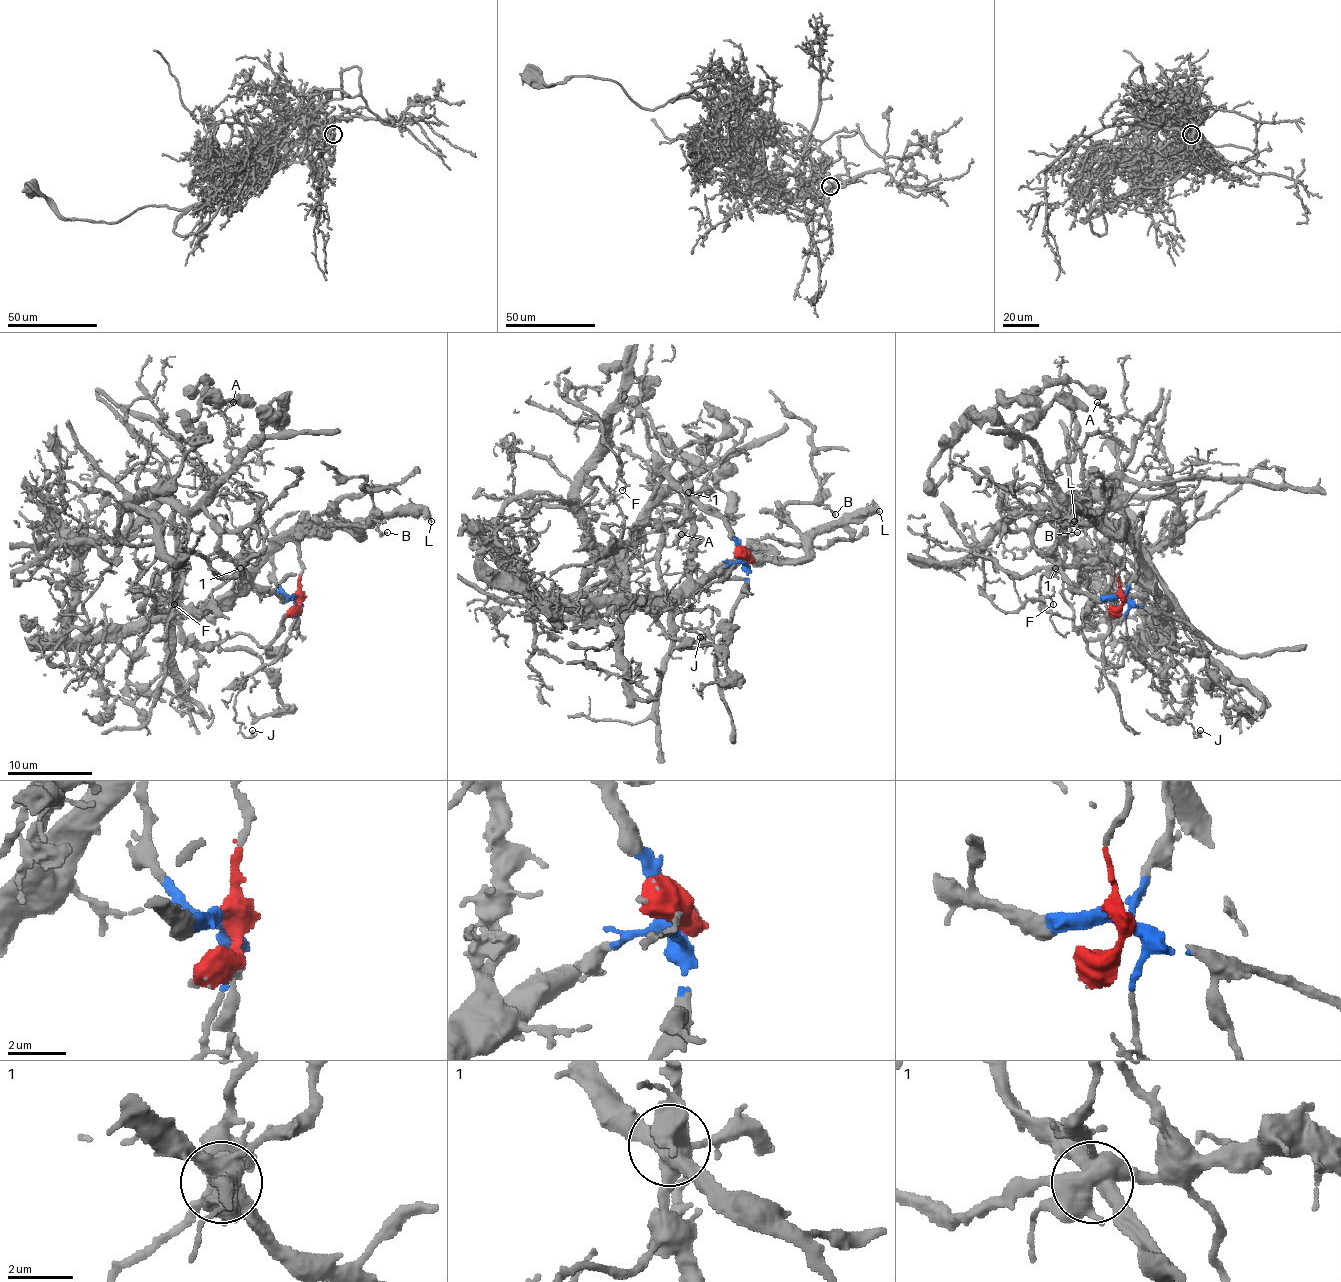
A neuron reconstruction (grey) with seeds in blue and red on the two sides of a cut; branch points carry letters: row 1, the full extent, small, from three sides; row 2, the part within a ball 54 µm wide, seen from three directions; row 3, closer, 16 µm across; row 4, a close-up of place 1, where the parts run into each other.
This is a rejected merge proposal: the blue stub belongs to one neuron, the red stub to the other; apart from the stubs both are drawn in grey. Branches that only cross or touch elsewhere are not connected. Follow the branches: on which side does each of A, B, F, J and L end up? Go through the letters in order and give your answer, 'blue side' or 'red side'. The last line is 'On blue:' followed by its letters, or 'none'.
A: blue side
B: red side
F: blue side
J: blue side
L: red side
On blue: A, F, J

